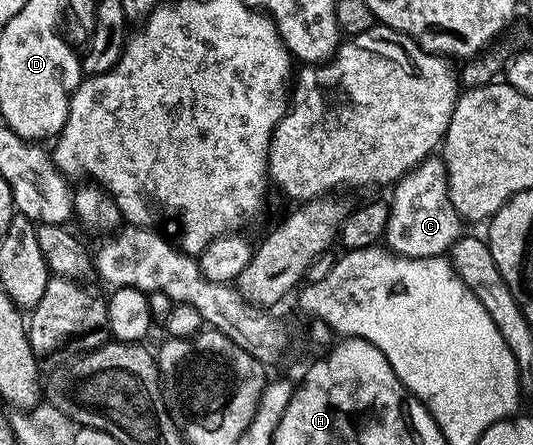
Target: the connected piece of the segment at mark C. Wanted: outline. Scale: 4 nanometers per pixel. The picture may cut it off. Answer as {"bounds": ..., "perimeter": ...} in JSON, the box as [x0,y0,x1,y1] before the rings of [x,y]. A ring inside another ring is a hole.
{"bounds":[383,157,462,258],"perimeter":[[[440,157],[424,158],[392,187],[393,199],[388,199],[389,219],[383,242],[395,255],[403,258],[435,258],[444,255],[462,237],[462,219],[449,203],[449,185],[445,180],[445,164]]]}

